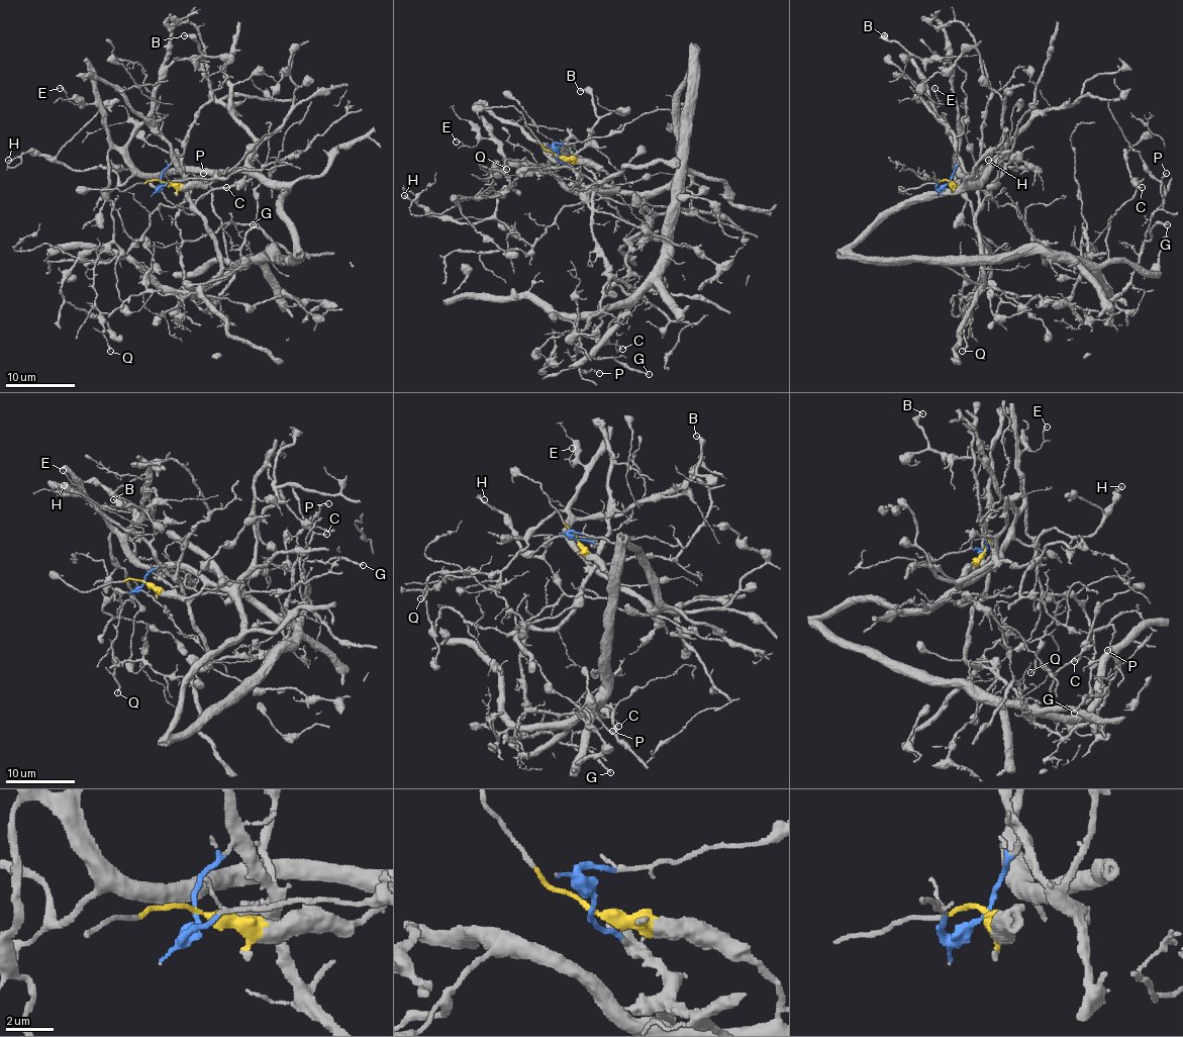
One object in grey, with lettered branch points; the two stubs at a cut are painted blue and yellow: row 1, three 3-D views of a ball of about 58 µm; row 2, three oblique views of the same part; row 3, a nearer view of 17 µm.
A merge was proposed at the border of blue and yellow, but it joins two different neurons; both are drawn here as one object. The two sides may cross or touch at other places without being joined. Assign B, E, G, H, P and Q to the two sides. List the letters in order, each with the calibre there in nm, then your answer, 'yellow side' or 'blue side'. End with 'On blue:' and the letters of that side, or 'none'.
B: 190 nm thick; yellow side
E: 140 nm thick; yellow side
G: 200 nm thick; blue side
H: 200 nm thick; yellow side
P: 110 nm thick; blue side
Q: 160 nm thick; blue side
On blue: G, P, Q

